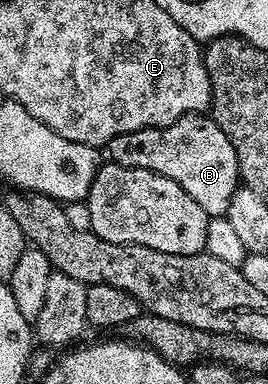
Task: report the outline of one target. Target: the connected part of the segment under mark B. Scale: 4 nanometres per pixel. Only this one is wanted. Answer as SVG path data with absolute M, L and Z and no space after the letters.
M188 113L175 123L115 135L107 146L108 160L119 167L146 169L179 183L210 218L224 217L231 207L231 195L239 188L241 168L237 166L231 139L205 113Z

